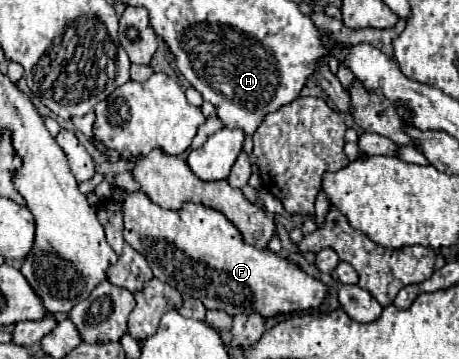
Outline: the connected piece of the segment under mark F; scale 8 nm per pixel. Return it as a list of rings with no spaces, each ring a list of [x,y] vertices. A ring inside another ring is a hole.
[[[107,181],[97,185],[97,197],[101,199],[111,199],[119,205],[123,205],[123,215],[125,215],[125,231],[123,237],[125,241],[137,249],[153,269],[153,275],[169,285],[175,283],[175,287],[189,297],[199,299],[205,309],[221,309],[227,315],[251,315],[259,313],[263,319],[271,319],[277,315],[289,315],[297,311],[307,311],[307,309],[317,309],[323,305],[327,299],[327,285],[321,279],[315,279],[307,275],[297,263],[279,257],[277,253],[269,249],[257,249],[241,237],[237,227],[219,211],[195,205],[195,203],[185,203],[181,211],[167,211],[155,205],[145,193],[117,193]]]

